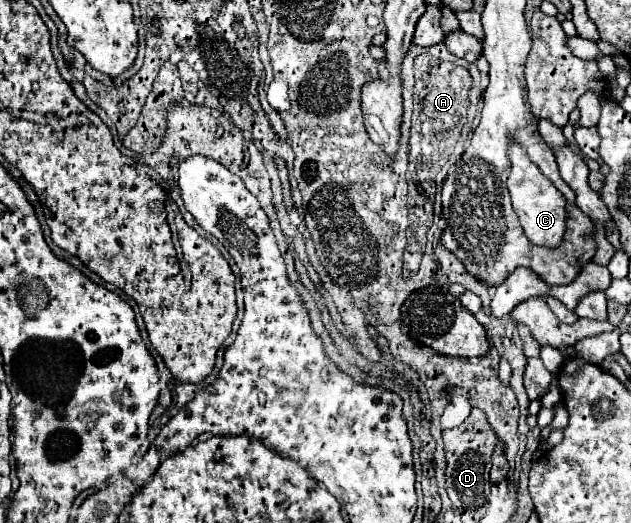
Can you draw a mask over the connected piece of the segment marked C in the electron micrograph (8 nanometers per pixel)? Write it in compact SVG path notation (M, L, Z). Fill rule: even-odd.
M510 138L508 158L510 158L510 164L512 164L512 170L510 170L510 176L508 176L508 190L510 190L510 196L512 196L514 212L520 218L520 224L524 228L526 238L530 238L530 242L534 242L536 246L544 246L544 248L560 246L562 238L566 234L566 218L568 218L566 198L538 170L538 166L534 166L534 162L530 162L528 154L514 142L514 138Z

